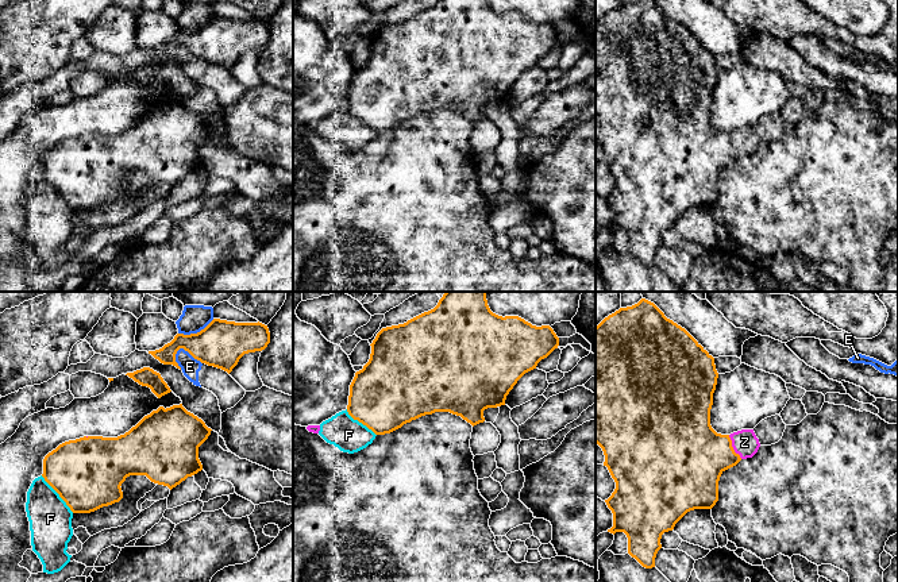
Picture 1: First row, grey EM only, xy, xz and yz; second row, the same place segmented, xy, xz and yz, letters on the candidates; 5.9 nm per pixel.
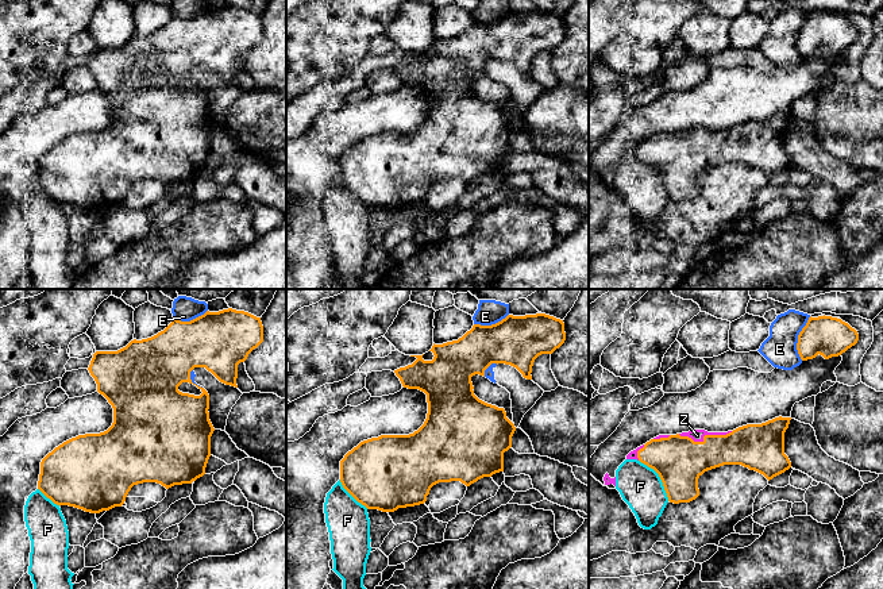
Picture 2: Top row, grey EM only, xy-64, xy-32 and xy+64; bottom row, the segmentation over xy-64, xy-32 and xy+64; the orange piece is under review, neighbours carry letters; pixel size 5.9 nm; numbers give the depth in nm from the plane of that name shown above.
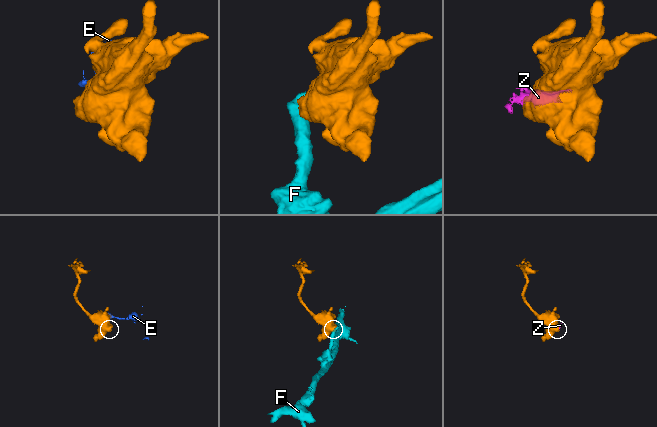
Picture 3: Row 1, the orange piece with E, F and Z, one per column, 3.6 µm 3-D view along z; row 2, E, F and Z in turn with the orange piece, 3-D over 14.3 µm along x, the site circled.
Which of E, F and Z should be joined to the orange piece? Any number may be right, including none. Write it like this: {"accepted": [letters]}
{"accepted": ["Z"]}

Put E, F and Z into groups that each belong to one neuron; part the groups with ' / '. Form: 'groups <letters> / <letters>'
groups E / F / Z

